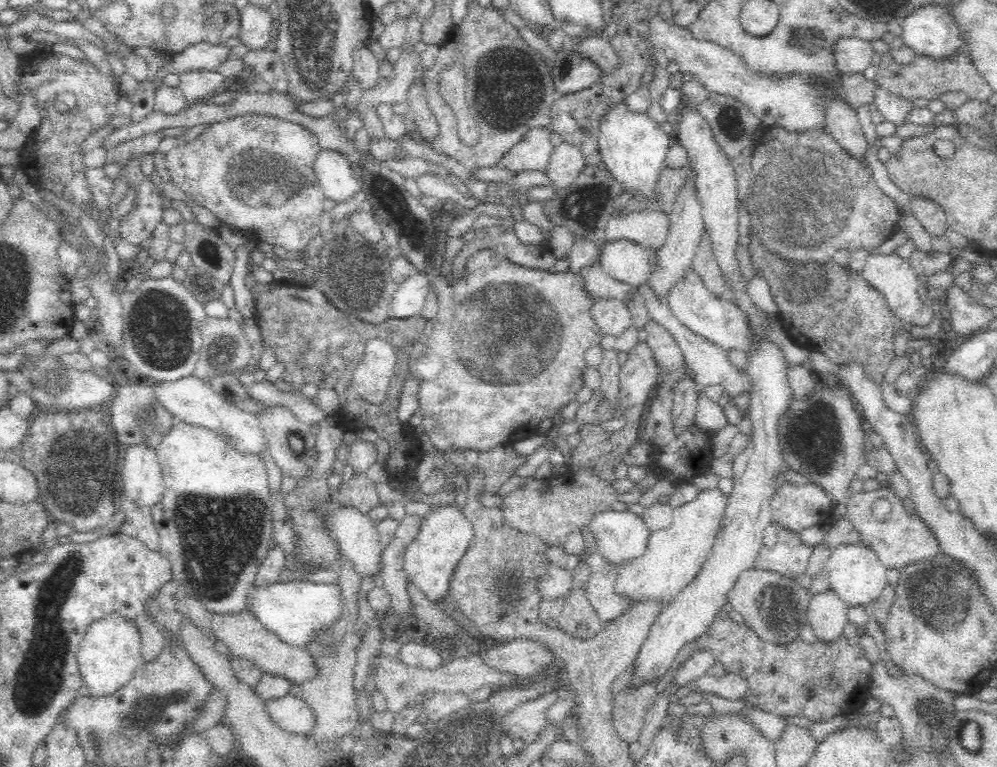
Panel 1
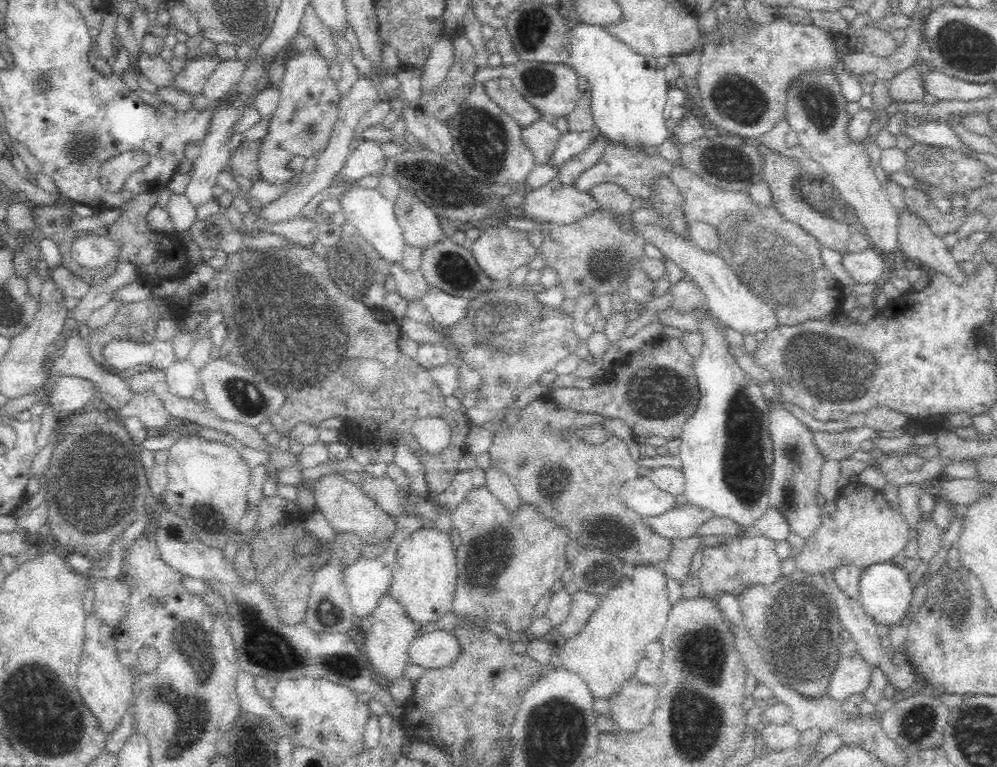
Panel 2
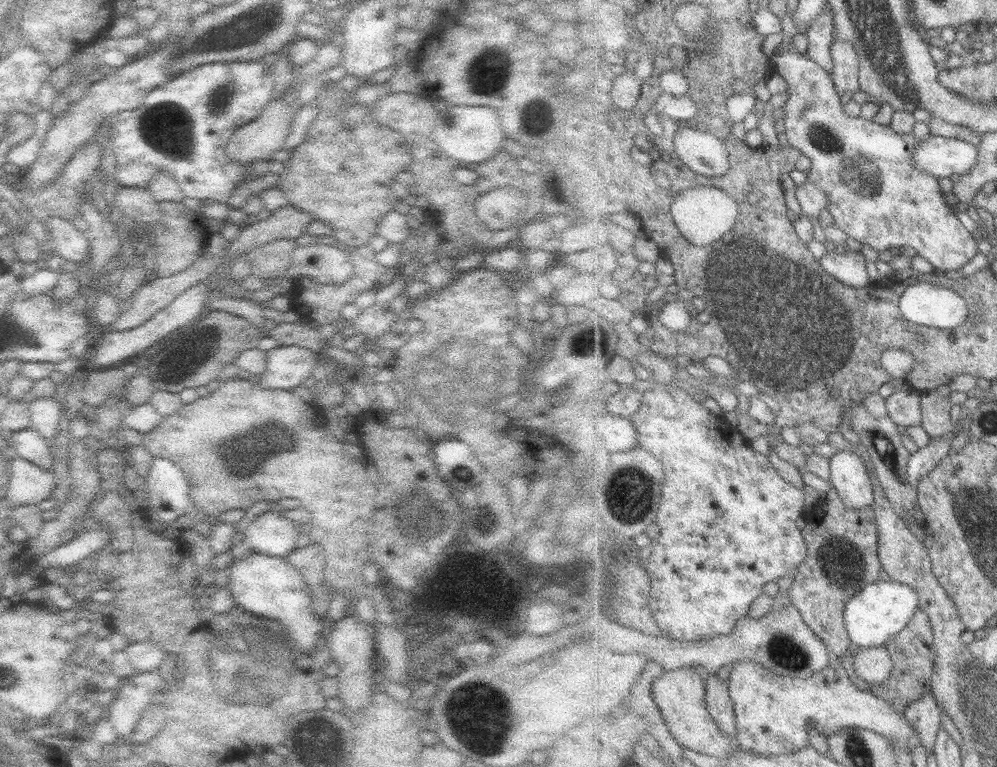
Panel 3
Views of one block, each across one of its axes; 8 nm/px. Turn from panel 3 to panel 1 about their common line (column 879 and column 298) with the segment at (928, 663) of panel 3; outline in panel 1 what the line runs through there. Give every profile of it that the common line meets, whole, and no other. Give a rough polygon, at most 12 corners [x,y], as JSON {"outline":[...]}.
{"outline":[[341,560],[344,619],[305,647],[320,670],[290,686],[317,715],[309,732],[337,748],[360,725],[353,685],[362,577]]}

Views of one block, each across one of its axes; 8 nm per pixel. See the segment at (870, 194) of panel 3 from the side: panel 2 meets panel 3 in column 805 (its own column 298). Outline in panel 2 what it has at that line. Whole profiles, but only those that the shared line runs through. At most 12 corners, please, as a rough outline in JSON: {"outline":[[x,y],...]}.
{"outline":[[317,47],[285,64],[260,180],[324,152],[341,96]]}

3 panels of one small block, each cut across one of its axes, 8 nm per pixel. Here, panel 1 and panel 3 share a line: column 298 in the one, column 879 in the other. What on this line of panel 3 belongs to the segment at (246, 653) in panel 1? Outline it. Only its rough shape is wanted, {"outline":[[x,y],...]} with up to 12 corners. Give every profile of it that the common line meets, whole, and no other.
{"outline":[[886,646],[856,647],[854,672],[869,686],[894,664]]}

